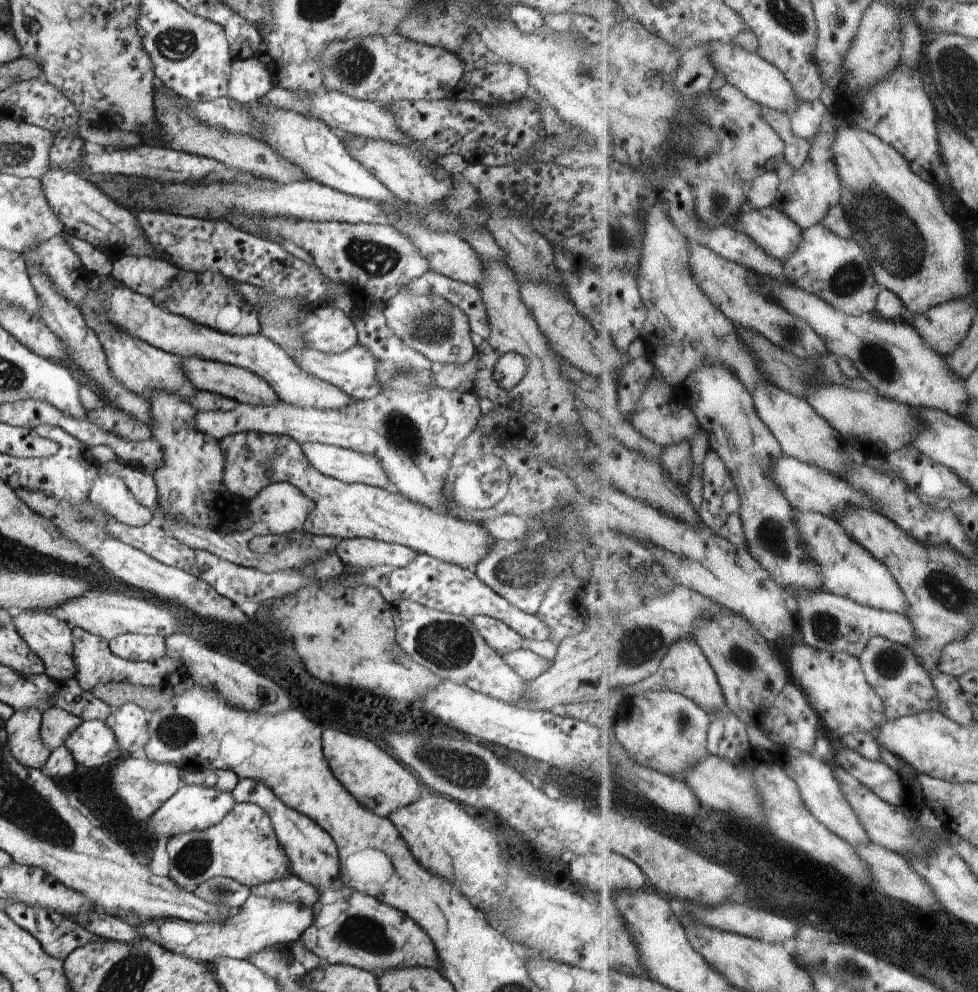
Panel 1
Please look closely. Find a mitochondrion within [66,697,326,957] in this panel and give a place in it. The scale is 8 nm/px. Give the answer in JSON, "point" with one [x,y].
{"point":[194,858]}

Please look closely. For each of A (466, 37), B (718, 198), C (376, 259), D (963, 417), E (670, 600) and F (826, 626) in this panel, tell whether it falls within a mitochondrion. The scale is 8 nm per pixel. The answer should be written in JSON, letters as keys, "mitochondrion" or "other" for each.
{"A":"mitochondrion","B":"mitochondrion","C":"mitochondrion","D":"other","E":"other","F":"mitochondrion"}

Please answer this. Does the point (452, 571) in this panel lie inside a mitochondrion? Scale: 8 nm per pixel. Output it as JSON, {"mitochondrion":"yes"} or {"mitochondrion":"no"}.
{"mitochondrion":"no"}

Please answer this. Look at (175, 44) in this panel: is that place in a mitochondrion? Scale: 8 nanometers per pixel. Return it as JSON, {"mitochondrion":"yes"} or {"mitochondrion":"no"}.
{"mitochondrion":"yes"}

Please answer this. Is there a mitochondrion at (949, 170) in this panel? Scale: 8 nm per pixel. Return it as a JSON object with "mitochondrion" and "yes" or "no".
{"mitochondrion":"no"}

